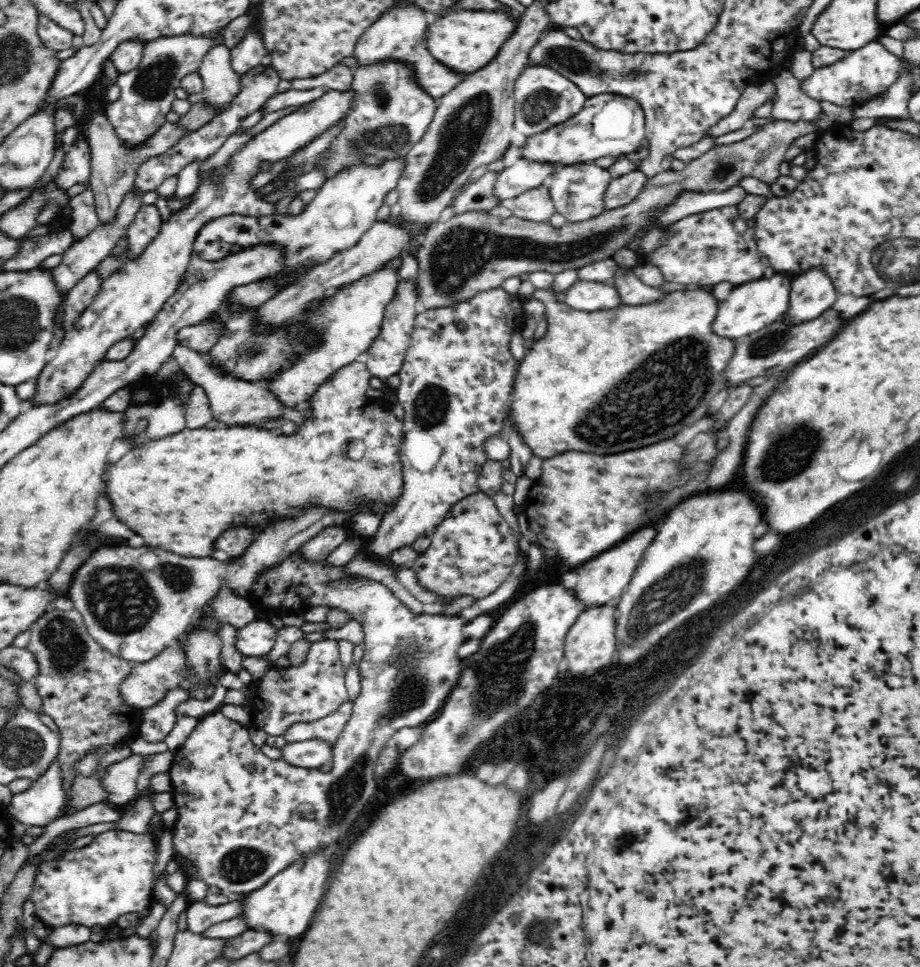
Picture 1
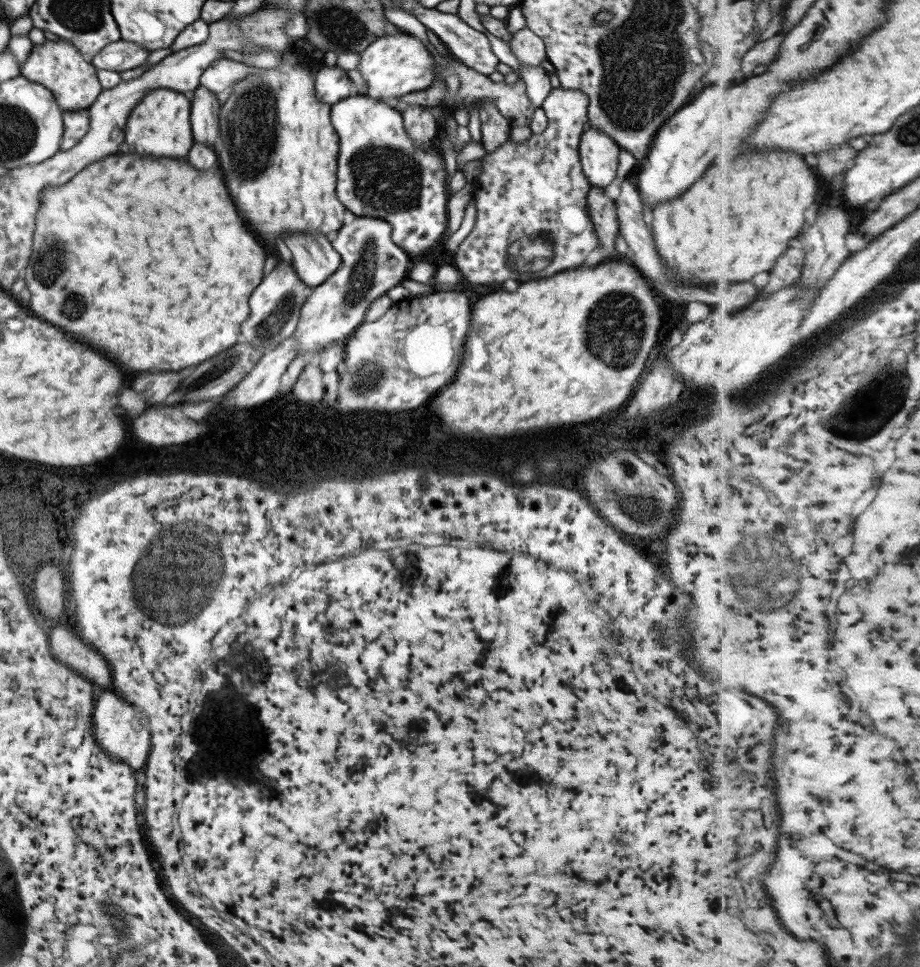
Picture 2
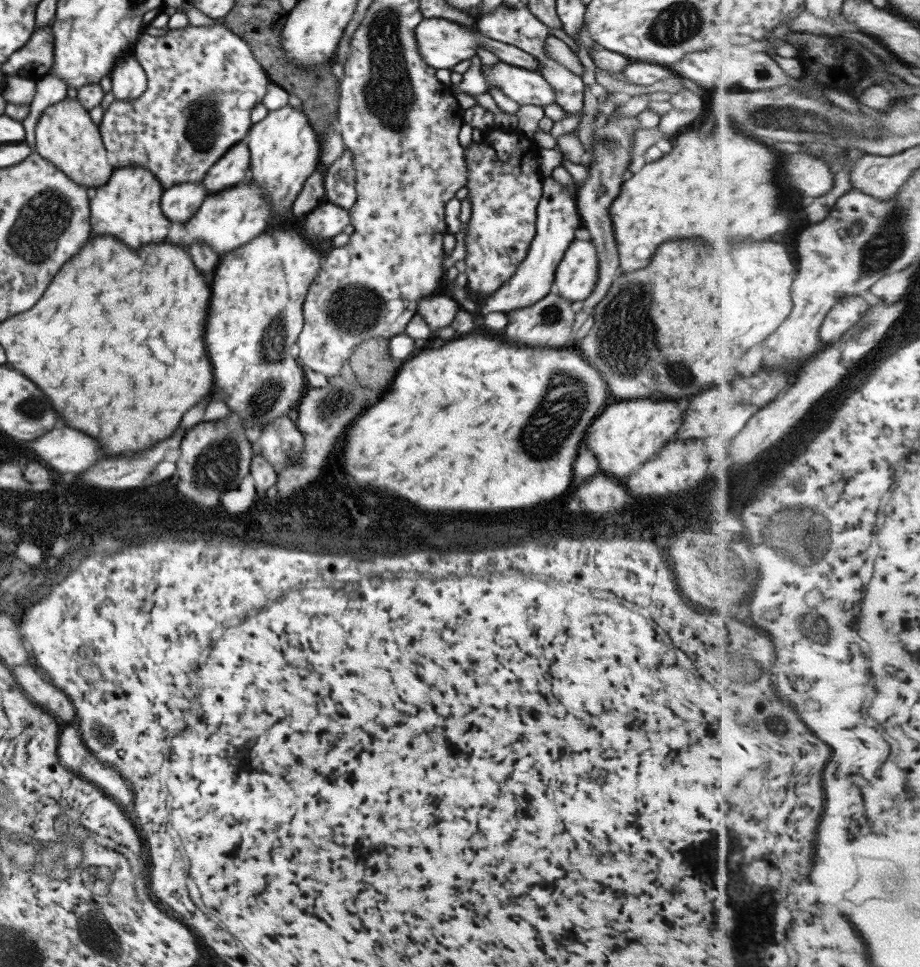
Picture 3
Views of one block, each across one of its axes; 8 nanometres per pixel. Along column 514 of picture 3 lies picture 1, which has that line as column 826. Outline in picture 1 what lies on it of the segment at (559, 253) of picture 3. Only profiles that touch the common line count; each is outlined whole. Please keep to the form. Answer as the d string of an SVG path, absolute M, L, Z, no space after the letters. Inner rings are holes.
M819 266L802 271L791 282L789 309L782 318L790 324L818 318L836 302L836 289L827 272Z

